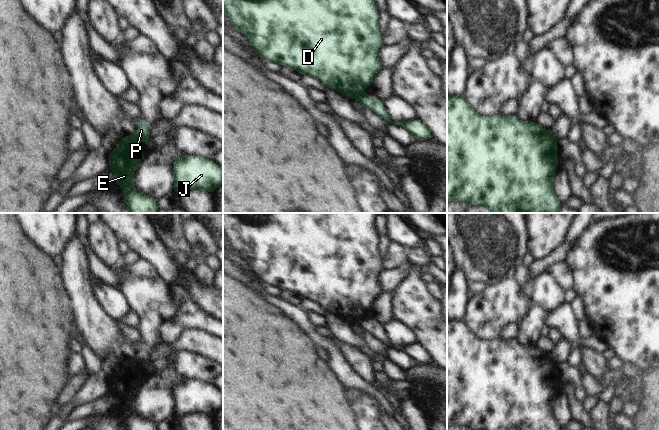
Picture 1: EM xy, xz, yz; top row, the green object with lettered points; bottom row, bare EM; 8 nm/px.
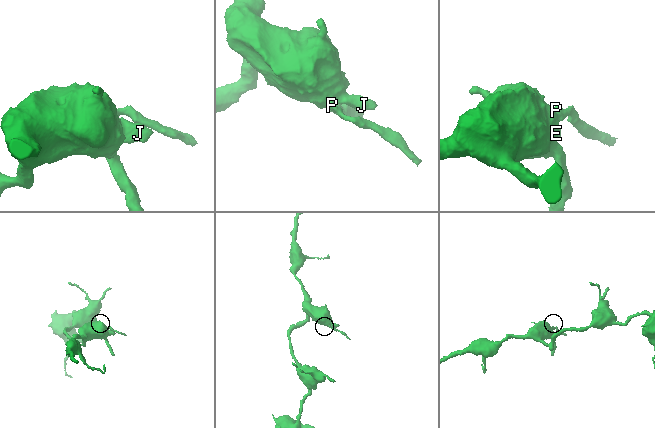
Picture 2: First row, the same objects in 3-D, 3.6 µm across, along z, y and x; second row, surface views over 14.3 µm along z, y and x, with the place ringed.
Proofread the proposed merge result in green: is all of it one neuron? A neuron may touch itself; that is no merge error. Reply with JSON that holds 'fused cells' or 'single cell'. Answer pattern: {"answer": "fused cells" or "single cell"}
{"answer": "fused cells"}

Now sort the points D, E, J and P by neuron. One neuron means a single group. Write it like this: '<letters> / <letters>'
D E J / P

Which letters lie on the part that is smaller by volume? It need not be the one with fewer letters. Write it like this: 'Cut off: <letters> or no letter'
Cut off: P

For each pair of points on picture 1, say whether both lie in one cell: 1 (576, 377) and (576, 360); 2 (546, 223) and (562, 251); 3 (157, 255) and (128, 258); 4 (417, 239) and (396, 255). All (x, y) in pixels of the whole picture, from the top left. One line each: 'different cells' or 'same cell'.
1: different cells
2: different cells
3: different cells
4: different cells

